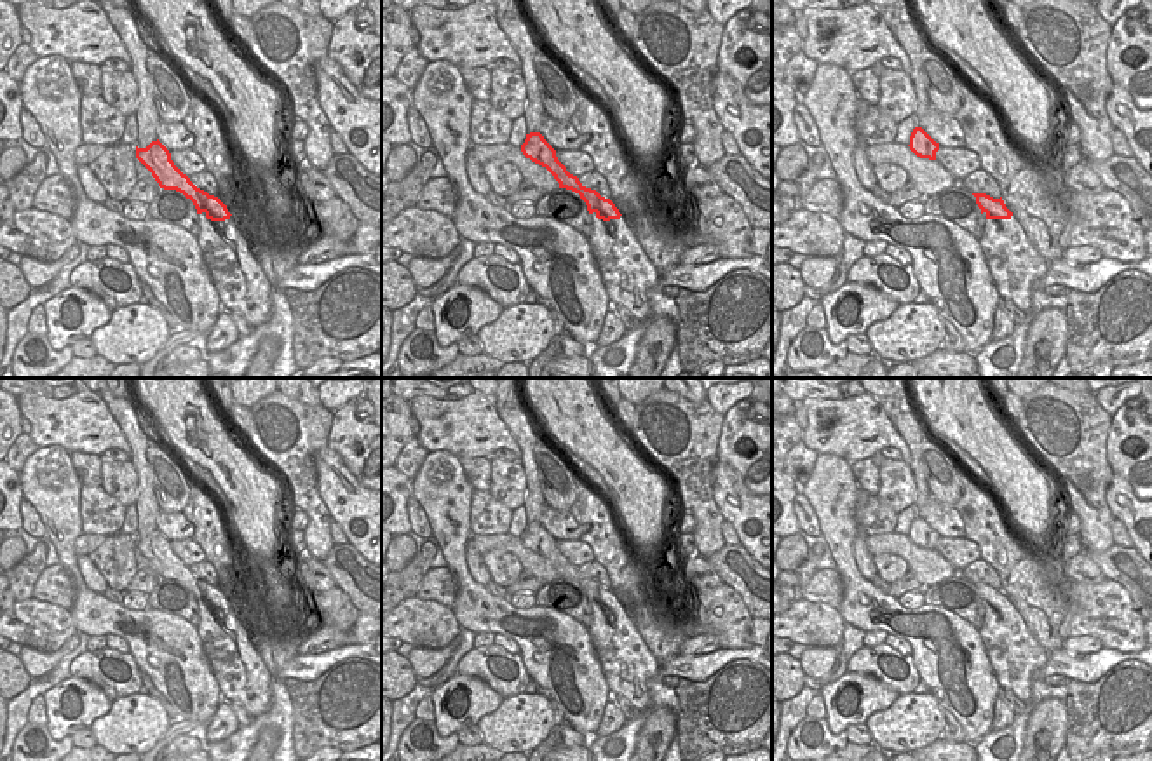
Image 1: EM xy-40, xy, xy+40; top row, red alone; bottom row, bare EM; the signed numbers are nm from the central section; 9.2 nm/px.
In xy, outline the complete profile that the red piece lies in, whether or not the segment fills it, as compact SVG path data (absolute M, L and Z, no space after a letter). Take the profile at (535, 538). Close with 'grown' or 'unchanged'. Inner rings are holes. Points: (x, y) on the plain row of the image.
M540 522L526 524L521 542L532 552L546 557L559 578L579 583L589 604L594 603L598 609L605 611L605 623L610 630L603 634L593 620L587 632L606 684L612 695L626 697L638 710L650 707L647 681L657 676L659 663L615 594L596 580L586 578L577 566L570 564Z | grown

